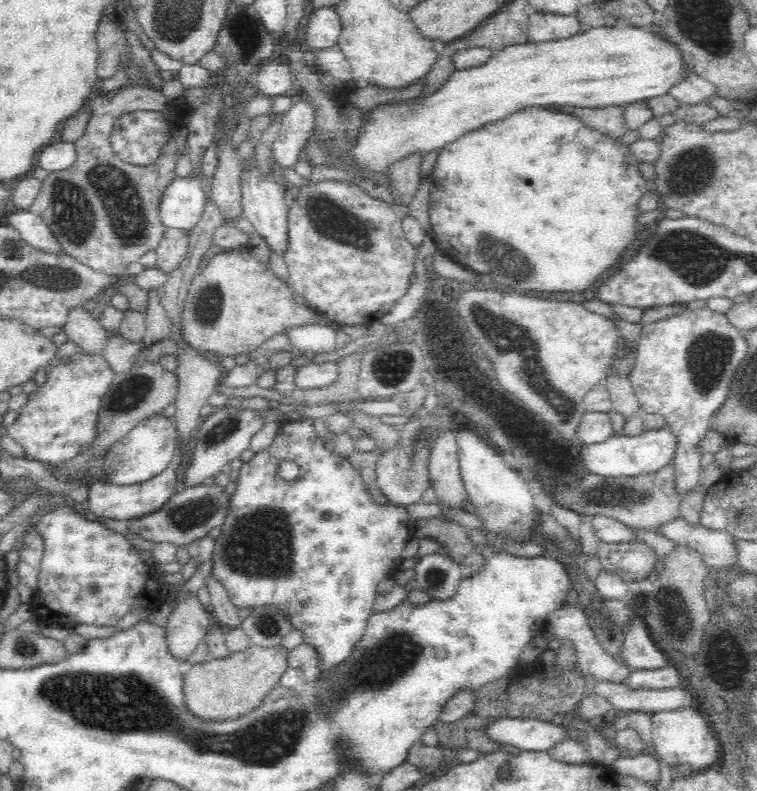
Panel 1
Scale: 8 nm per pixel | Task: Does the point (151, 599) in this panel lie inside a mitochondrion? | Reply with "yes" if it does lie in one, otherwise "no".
no

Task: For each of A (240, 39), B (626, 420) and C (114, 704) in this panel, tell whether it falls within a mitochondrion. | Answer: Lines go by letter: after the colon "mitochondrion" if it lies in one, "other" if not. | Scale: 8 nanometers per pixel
A: mitochondrion
B: other
C: mitochondrion

